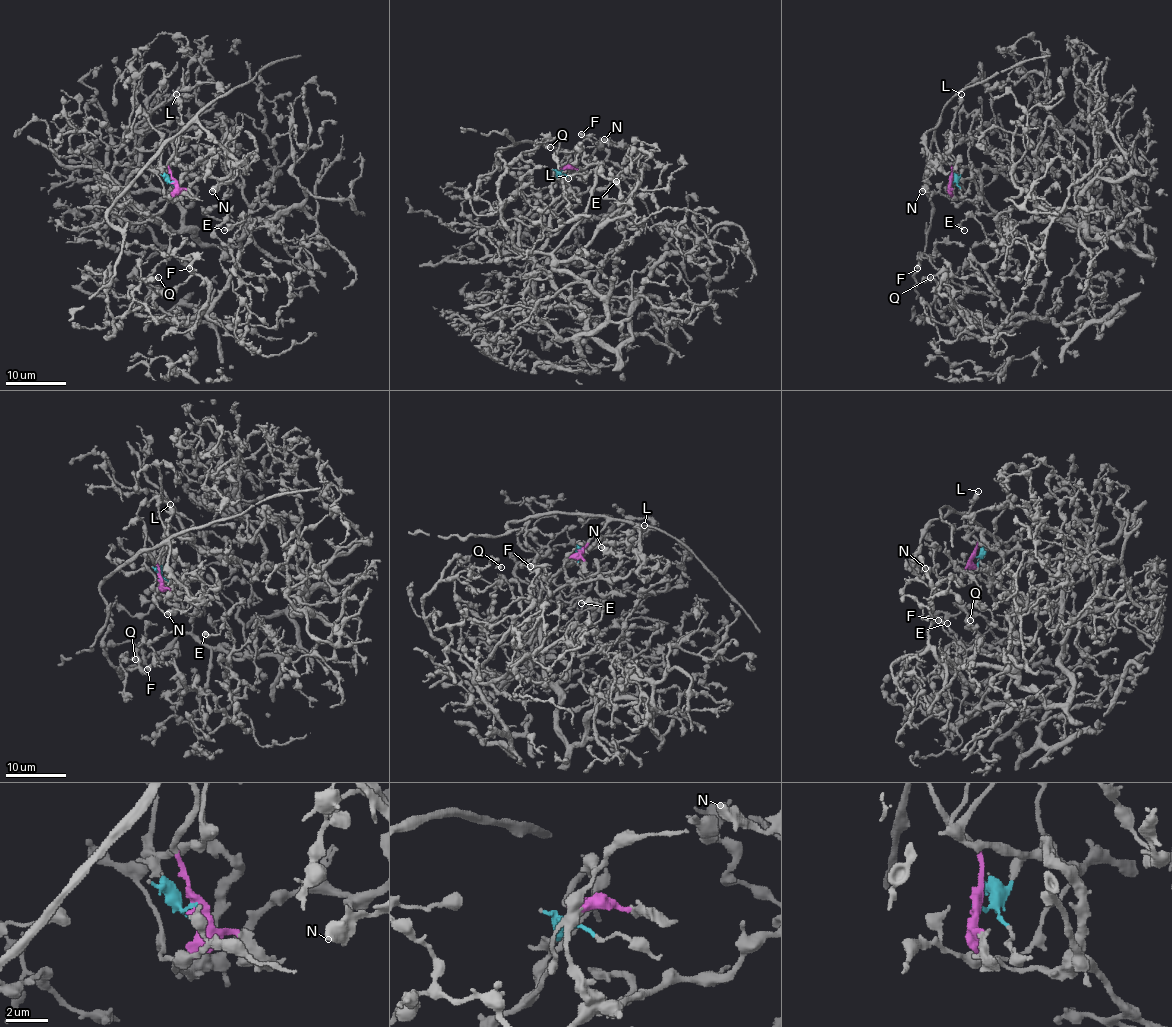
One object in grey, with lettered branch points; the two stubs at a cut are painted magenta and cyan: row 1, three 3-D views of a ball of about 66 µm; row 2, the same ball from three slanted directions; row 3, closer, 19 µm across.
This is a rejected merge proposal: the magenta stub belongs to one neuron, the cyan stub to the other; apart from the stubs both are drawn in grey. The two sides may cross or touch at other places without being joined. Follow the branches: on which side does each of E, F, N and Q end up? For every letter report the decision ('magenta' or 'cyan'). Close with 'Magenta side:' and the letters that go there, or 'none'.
E: cyan
F: cyan
N: magenta
Q: cyan
Magenta side: N

